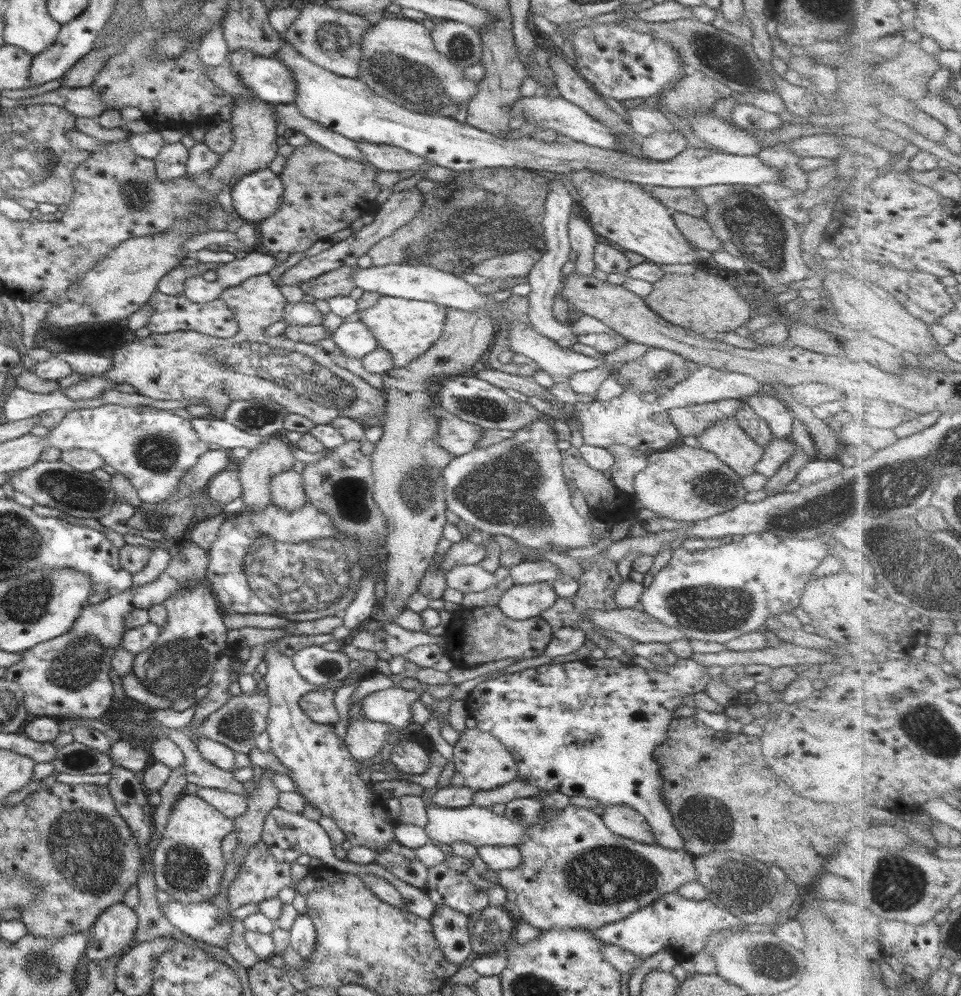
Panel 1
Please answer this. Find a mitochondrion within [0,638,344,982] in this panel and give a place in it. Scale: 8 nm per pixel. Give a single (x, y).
(84, 851)

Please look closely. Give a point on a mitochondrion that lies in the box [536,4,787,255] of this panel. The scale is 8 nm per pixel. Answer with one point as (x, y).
(711, 56)

